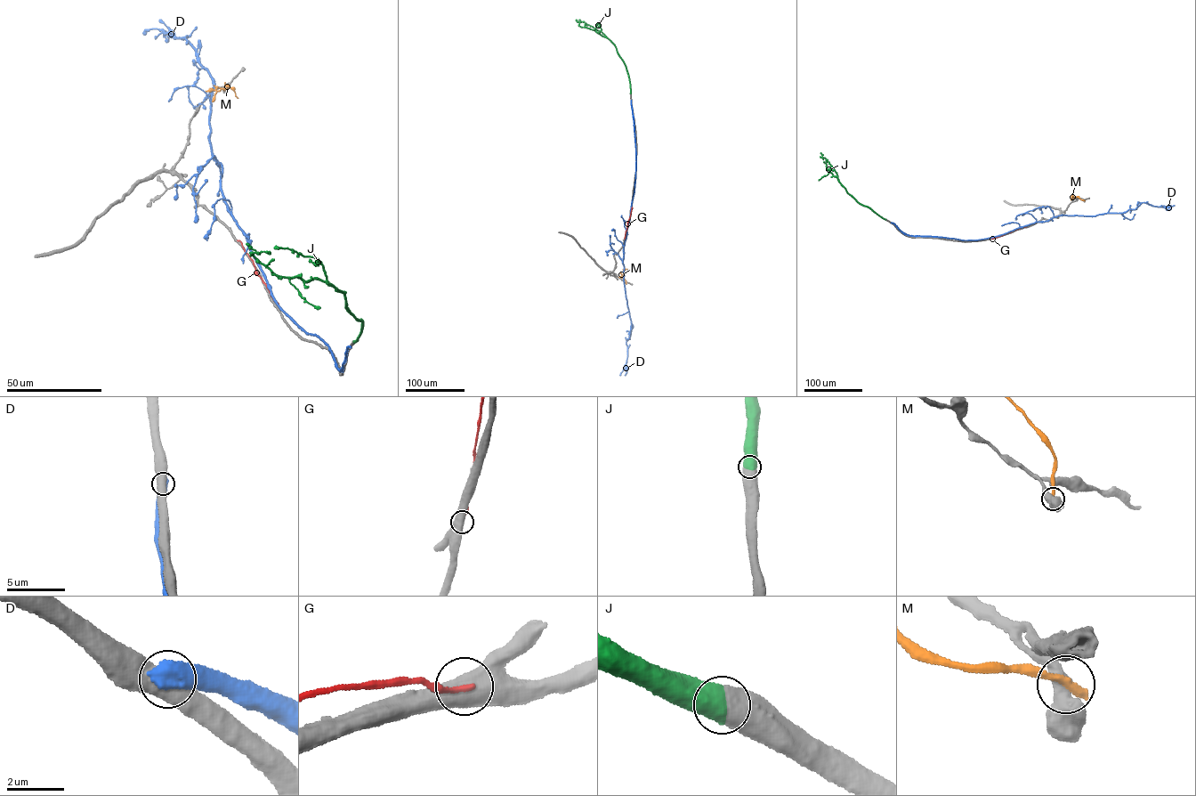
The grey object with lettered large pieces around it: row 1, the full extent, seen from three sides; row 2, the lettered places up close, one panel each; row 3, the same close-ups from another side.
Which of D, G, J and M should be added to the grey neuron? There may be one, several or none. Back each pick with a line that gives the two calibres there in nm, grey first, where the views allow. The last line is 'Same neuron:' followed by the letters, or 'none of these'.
J: Thickness 700 nm (grey) against 750 nm
Same neuron: J

